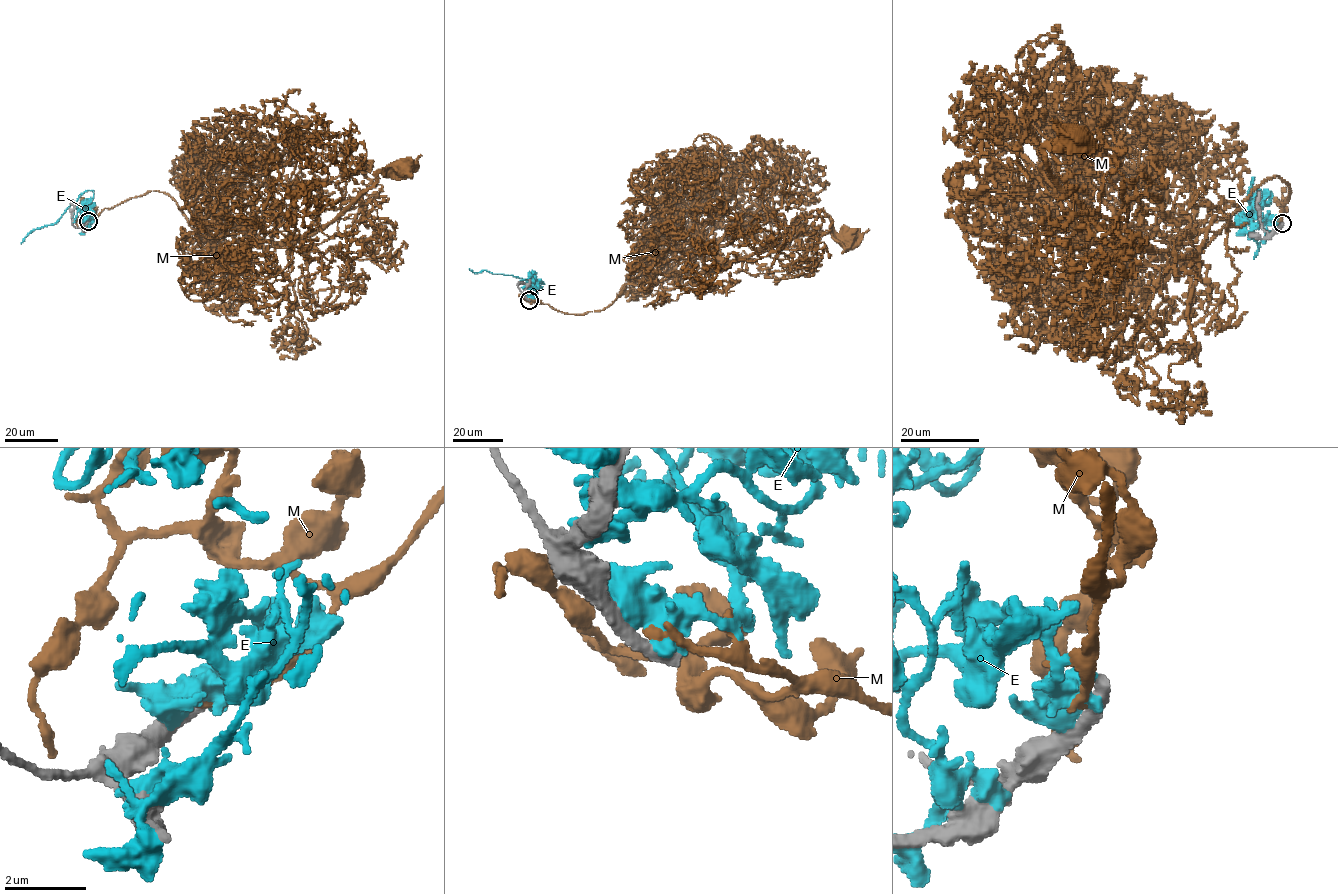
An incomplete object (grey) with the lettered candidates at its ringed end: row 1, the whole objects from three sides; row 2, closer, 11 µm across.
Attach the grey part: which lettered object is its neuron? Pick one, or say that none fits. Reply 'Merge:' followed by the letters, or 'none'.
Merge: none

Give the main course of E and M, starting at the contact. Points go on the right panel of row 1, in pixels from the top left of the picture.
E: (1280, 225), (1258, 214), (1259, 200), (1253, 203), (1259, 221), (1253, 222), (1252, 177), (1254, 258)
M: (1280, 225), (1277, 175), (1219, 232), (1208, 202), (1199, 256), (1151, 251), (1050, 174), (1044, 147), (1074, 139)

